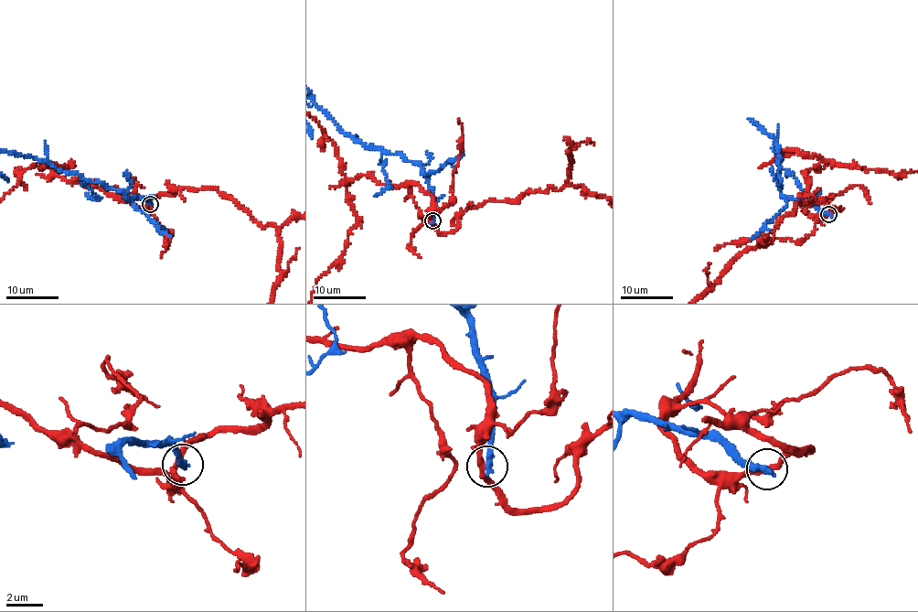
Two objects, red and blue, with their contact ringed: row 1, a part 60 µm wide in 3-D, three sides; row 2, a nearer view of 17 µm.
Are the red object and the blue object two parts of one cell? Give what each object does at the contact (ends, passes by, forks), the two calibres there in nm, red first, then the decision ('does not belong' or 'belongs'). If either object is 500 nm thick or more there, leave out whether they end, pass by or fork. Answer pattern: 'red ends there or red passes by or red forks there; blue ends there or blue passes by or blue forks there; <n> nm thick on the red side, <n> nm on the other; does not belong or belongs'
red passes by; blue ends there; 280 nm thick on the red side, 380 nm on the other; does not belong

